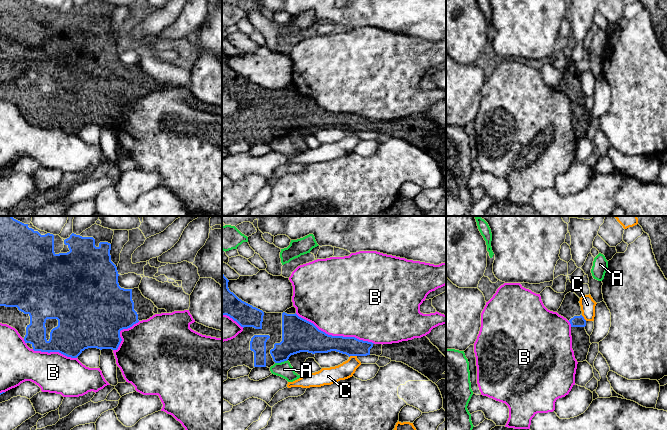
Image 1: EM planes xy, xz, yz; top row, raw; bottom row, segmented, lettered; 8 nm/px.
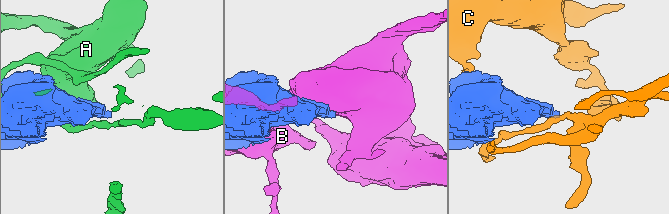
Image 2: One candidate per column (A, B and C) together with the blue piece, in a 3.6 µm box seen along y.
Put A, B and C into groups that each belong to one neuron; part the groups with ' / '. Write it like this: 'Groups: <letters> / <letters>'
Groups: A / B / C

